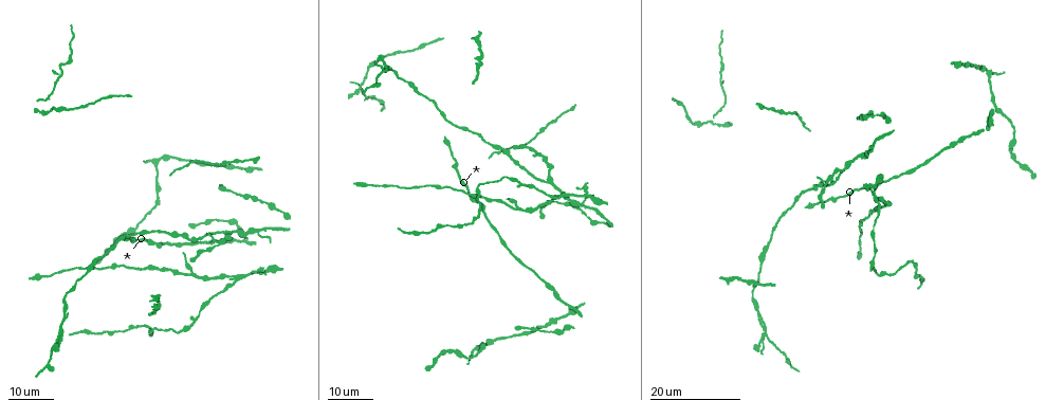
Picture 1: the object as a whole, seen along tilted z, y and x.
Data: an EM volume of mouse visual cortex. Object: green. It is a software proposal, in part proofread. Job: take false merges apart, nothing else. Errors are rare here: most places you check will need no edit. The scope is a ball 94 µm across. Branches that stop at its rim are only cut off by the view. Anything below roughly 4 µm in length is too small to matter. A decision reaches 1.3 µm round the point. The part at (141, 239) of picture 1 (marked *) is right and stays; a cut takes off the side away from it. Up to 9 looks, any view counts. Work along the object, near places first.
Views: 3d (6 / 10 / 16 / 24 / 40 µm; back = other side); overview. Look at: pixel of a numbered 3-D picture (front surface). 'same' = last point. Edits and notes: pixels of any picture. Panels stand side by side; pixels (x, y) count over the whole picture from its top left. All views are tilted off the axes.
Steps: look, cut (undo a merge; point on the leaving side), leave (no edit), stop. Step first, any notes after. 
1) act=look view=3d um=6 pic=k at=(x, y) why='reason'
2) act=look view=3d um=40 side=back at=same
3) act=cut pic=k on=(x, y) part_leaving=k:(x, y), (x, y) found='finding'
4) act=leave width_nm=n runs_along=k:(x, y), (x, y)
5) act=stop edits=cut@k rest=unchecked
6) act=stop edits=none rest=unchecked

act=look view=3d um=16 pic=1 at=(454, 123)

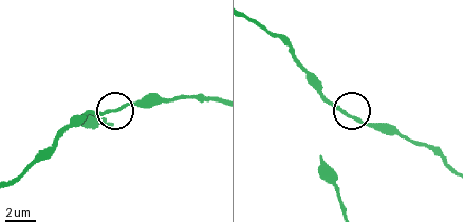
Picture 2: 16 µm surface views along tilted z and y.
act=look view=3d um=10 pic=2 at=(112, 109)

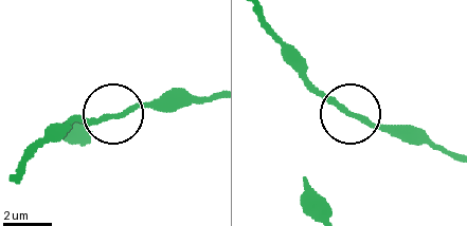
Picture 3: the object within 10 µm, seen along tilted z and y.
act=leave width_nm=210 found='all the same neuron'

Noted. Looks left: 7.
act=look view=3d um=24 pic=1 at=(875, 199) why='side arm on a straight run'

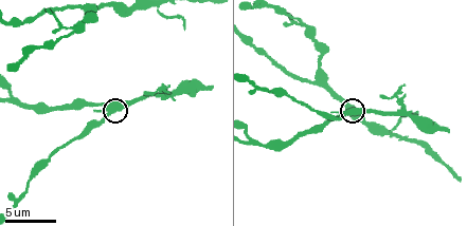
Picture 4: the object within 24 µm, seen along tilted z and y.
act=look view=3d um=6 pic=4 at=(111, 114)

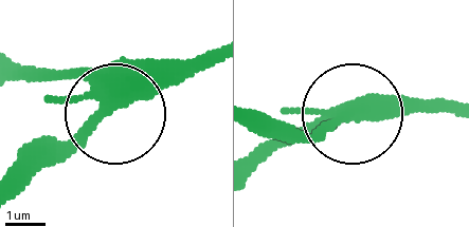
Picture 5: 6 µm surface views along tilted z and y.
act=leave width_nm=290 runs_along=5:(16, 71), (67, 77), (119, 109), (210, 54) found='continuous, no second neuron'

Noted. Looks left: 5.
act=look view=3d um=10 pic=4 at=(13, 96) why='arms part here'

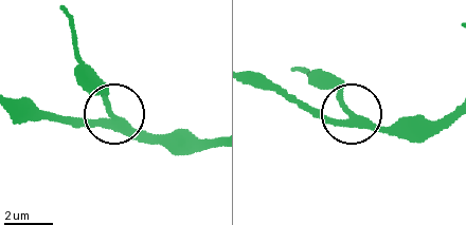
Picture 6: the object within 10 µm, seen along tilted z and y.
act=leave side_arm_um=6 found='continuous, no second neuron'

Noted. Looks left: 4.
act=look view=3d um=24 pic=1 at=(61, 335) why='a fork'

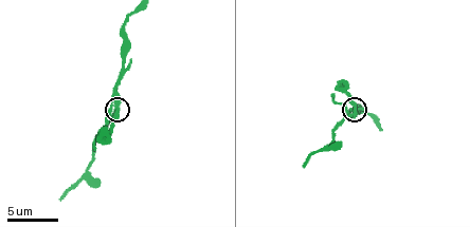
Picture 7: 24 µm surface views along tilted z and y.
act=look view=3d um=6 at=same

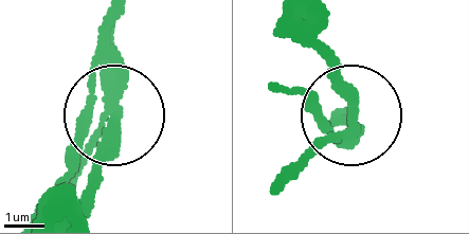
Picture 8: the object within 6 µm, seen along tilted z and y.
act=cut pic=8 on=(82, 132) arms=3 found='a second neuron is stuck on'

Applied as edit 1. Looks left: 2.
act=stop edits=cut@8 rest=unchecked

